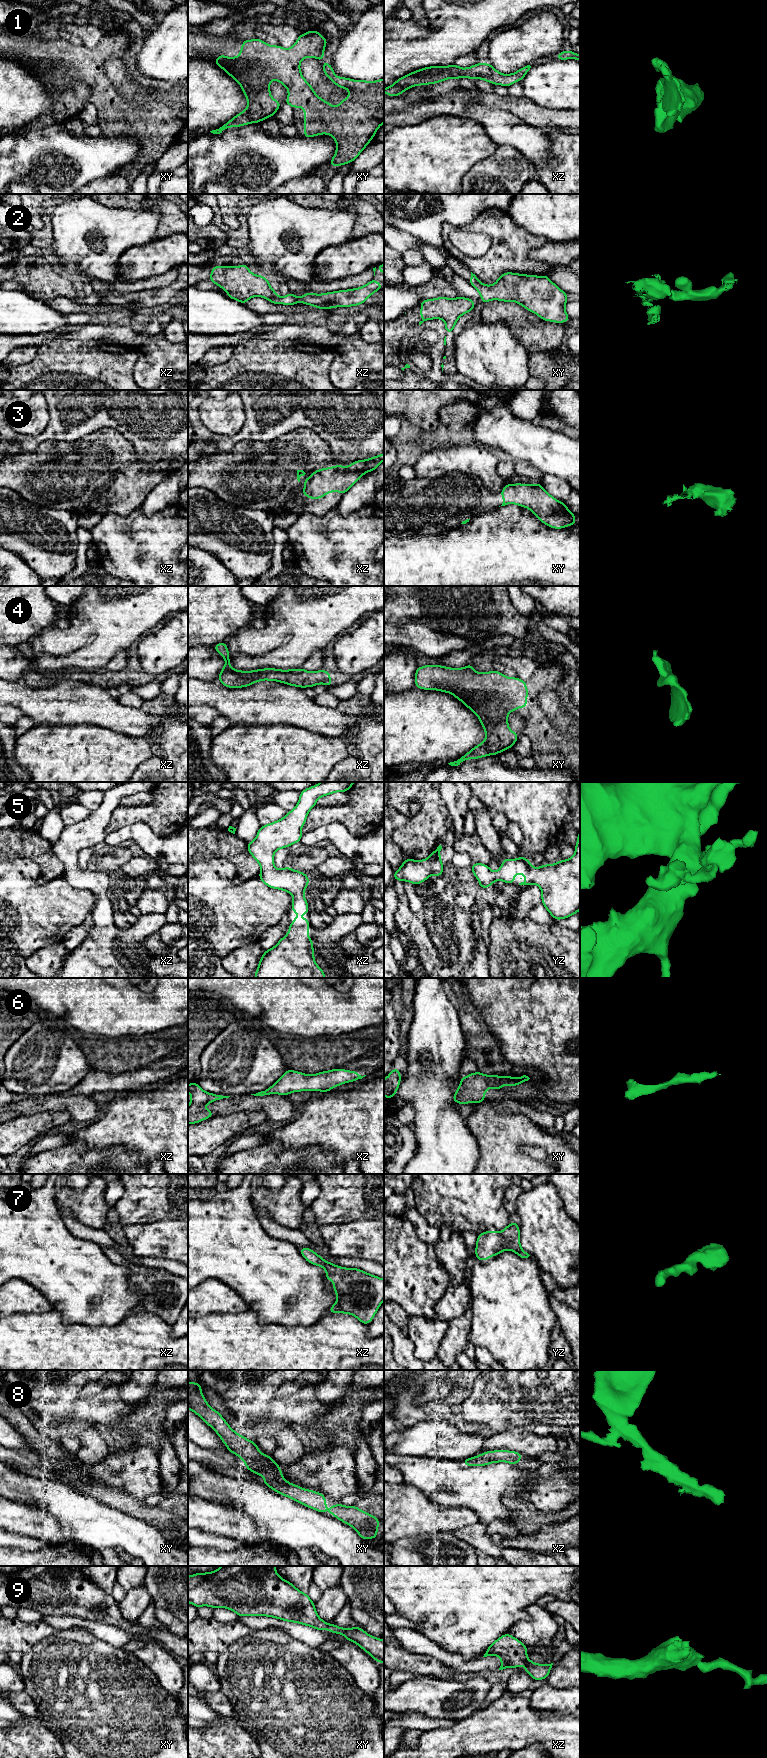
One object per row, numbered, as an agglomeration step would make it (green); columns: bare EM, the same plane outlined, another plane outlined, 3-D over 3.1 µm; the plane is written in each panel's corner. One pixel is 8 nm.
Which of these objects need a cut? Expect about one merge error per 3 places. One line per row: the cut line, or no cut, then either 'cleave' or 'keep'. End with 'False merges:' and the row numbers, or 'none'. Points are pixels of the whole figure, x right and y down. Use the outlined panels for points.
1: no cut | keep
2: no cut | keep
3: no cut | keep
4: no cut | keep
5: no cut | keep
6: no cut | keep
7: no cut | keep
8: no cut | keep
9: no cut | keep
False merges: none

